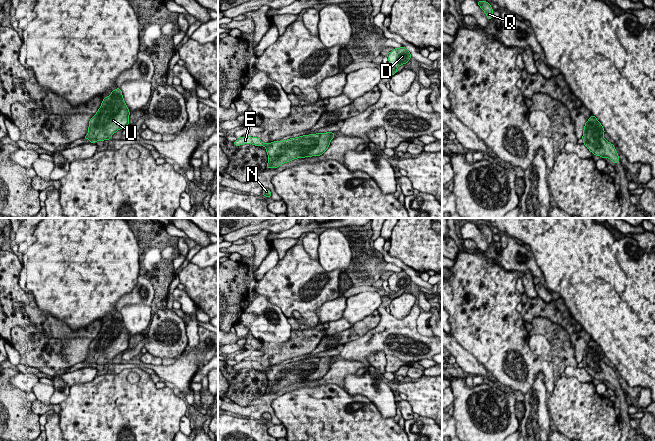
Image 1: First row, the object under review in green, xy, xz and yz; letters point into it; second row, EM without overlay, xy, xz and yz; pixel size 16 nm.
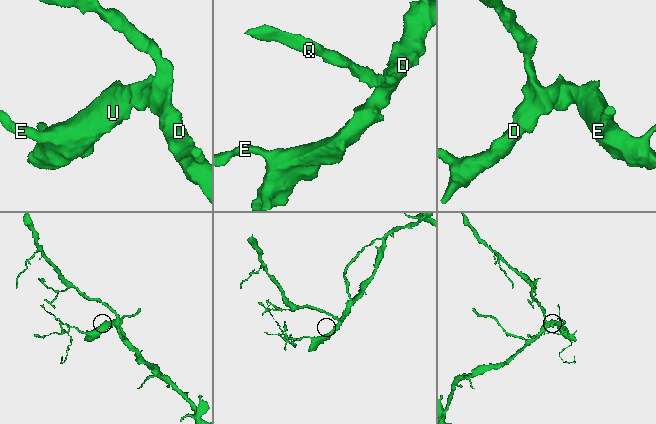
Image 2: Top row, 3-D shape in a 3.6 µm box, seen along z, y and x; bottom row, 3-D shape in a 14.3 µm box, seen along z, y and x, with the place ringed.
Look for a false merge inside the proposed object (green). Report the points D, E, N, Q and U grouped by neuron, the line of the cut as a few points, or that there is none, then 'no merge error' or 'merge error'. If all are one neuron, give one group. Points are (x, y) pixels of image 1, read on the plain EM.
groups D E N Q U; cut none; no merge error

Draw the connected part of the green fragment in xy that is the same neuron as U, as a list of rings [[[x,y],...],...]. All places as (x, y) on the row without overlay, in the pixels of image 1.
[[[116,312],[105,321],[96,338],[90,343],[88,358],[84,360],[90,367],[111,363],[112,359],[129,349],[129,333],[124,325],[122,315]]]

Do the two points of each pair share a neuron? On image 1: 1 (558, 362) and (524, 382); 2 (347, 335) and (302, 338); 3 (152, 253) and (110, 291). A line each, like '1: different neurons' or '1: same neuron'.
1: different neurons
2: different neurons
3: different neurons

